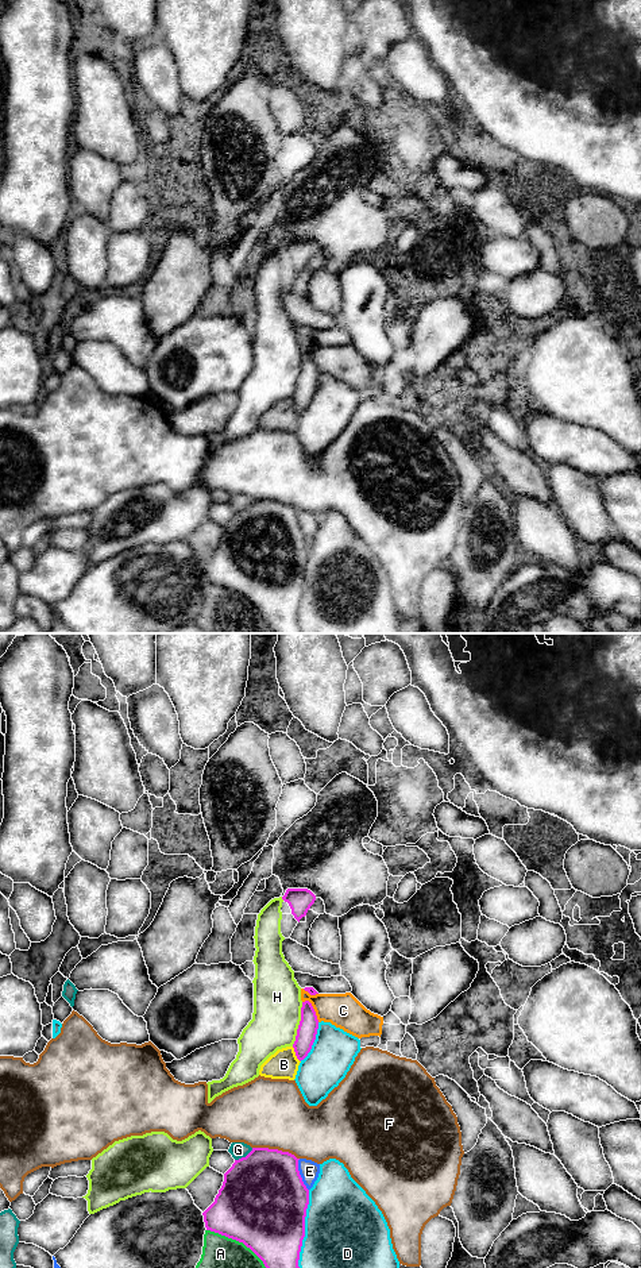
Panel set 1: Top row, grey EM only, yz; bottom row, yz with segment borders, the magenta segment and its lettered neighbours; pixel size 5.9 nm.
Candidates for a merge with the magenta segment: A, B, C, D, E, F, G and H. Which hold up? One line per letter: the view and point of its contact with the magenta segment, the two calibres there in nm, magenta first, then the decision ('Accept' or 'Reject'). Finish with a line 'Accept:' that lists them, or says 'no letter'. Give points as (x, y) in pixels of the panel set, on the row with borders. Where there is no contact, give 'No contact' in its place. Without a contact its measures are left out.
A: Touches magenta at yz (238, 1240). Thickness 500 nm (magenta) against 190 nm. Reject
B: Touches magenta at yz (296, 1055). Thickness 120 nm (magenta) against 180 nm. Reject
C: Touches magenta at yz (313, 1009). Thickness 120 nm (magenta) against 200 nm. Reject
D: Touches magenta at yz (304, 1229). Thickness 460 nm (magenta) against 460 nm. Reject
E: Touches magenta at yz (300, 1175). Thickness 500 nm (magenta) against 120 nm. Reject
F: Touches magenta at yz (275, 1149). Thickness 460 nm (magenta) against 420 nm. Reject
G: Touches magenta at yz (243, 1157). Thickness 500 nm (magenta) against 100 nm. Reject
H: Touches magenta at yz (300, 1024). Thickness 120 nm (magenta) against 280 nm. Reject
Accept: no letter

